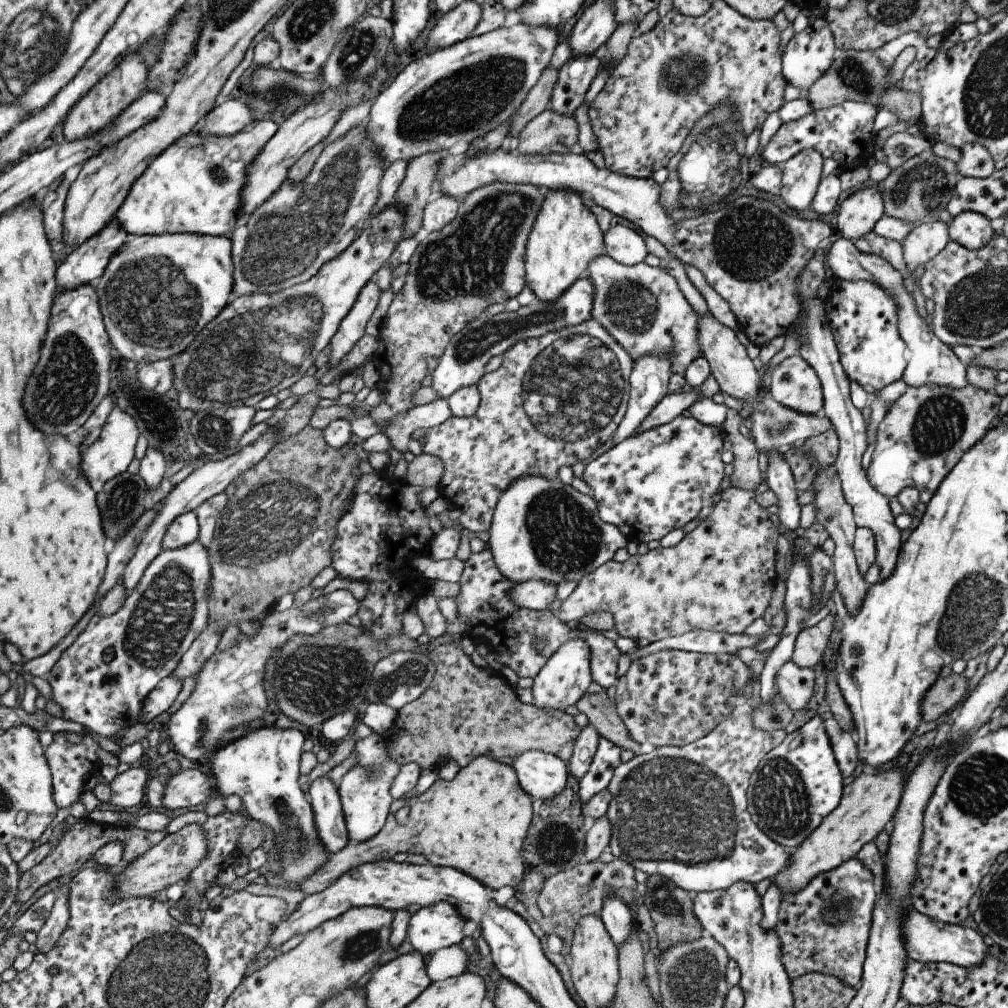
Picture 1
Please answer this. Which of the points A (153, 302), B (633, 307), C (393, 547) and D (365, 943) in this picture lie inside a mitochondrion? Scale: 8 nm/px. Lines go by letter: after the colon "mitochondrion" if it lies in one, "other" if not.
A: mitochondrion
B: mitochondrion
C: other
D: mitochondrion

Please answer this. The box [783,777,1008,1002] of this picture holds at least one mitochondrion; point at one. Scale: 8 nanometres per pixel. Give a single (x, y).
(839, 909)

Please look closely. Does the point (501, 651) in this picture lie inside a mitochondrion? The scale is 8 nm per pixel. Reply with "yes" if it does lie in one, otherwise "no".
no

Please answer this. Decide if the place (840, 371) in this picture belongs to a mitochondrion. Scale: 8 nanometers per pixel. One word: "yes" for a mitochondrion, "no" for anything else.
no

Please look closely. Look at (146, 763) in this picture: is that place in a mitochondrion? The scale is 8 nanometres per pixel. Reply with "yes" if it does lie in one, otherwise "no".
no

